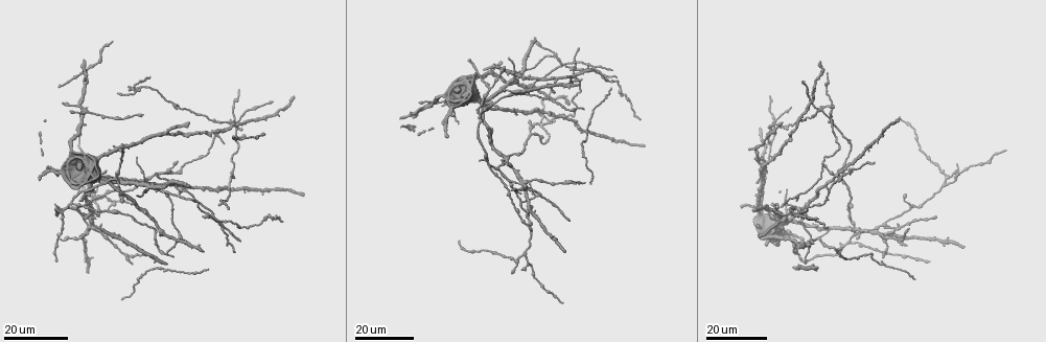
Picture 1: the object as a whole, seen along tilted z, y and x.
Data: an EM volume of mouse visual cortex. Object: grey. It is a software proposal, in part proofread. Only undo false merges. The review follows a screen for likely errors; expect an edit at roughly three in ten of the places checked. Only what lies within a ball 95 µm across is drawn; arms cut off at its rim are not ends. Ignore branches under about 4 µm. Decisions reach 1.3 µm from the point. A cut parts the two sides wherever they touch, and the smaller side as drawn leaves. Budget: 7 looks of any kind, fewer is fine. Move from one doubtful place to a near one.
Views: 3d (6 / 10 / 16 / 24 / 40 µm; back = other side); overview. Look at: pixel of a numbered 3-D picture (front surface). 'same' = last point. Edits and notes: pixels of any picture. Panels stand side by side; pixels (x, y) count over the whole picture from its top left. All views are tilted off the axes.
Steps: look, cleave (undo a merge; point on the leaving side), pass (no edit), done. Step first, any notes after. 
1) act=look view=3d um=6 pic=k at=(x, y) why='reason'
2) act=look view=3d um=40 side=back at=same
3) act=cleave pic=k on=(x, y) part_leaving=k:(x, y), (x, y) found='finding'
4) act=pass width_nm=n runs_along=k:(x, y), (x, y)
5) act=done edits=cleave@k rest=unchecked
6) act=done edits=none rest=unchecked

act=look view=3d um=16 pic=1 at=(86, 112) why='three arms meet'

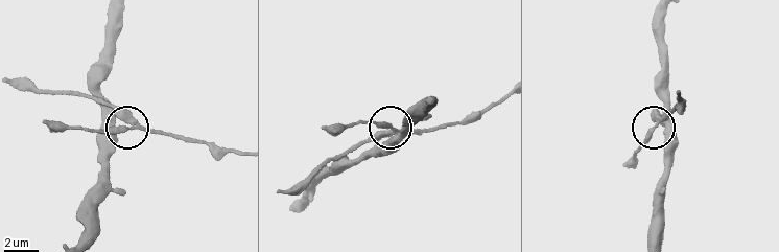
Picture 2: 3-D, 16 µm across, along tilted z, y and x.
act=look view=3d um=10 pic=2 at=(396, 131)

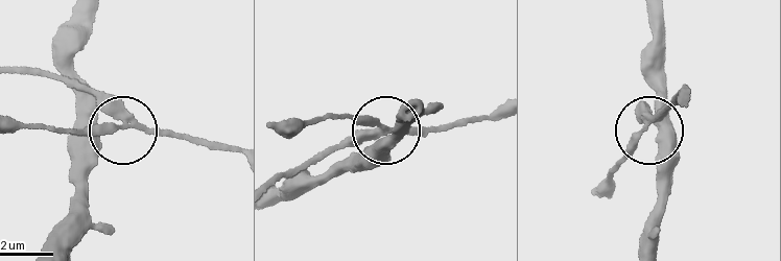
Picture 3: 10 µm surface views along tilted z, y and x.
act=cleave pic=3 on=(372, 116) arms=3 part_leaving=3:(133, 126), (96, 124), (75, 133), (8, 124) found='a second neuron is stuck on'

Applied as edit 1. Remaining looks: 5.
act=look view=3d um=16 pic=1 at=(539, 196) why='three-way junction'

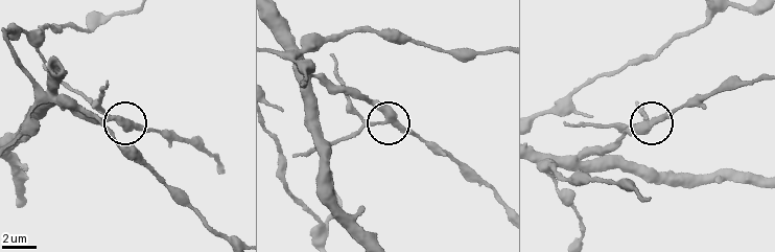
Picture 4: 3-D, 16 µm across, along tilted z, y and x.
act=look view=3d um=6 pic=4 at=(387, 120)

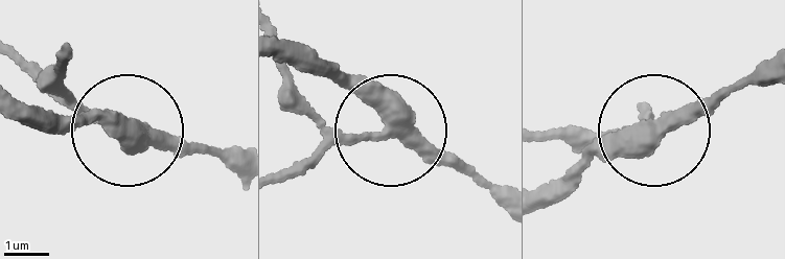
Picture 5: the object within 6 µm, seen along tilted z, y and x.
act=pass width_nm=340 runs_along=5:(40, 110), (121, 135), (35, 67) found='all the same neuron'

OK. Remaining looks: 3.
act=look view=3d um=16 pic=1 at=(490, 144)

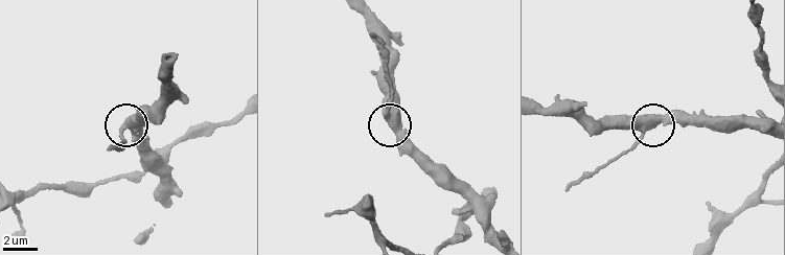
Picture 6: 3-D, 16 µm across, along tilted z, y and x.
act=look view=3d um=6 pic=6 at=(387, 113)

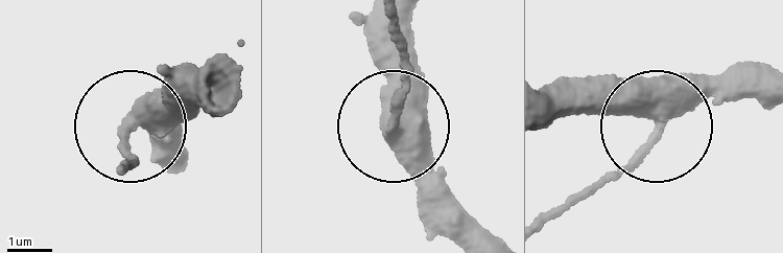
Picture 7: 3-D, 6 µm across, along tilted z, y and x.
act=pass width_nm=350 runs_along=7:(196, 74), (133, 128), (124, 165) found='continuous, no second neuron'

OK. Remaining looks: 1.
act=done edits=cleave@3 rest=unchecked

